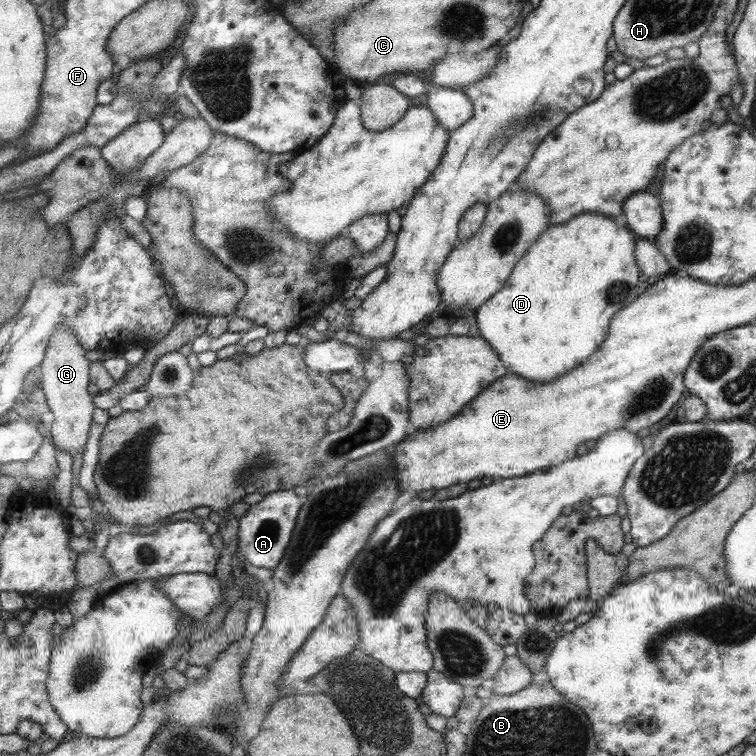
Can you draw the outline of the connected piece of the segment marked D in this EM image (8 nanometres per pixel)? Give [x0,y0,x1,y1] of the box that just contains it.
[475,213,639,383]

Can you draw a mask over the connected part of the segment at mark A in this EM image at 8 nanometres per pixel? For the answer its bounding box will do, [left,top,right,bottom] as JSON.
[238,490,303,569]

